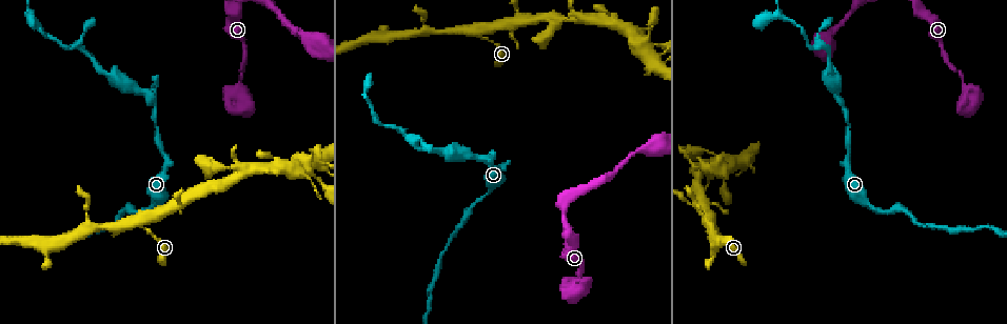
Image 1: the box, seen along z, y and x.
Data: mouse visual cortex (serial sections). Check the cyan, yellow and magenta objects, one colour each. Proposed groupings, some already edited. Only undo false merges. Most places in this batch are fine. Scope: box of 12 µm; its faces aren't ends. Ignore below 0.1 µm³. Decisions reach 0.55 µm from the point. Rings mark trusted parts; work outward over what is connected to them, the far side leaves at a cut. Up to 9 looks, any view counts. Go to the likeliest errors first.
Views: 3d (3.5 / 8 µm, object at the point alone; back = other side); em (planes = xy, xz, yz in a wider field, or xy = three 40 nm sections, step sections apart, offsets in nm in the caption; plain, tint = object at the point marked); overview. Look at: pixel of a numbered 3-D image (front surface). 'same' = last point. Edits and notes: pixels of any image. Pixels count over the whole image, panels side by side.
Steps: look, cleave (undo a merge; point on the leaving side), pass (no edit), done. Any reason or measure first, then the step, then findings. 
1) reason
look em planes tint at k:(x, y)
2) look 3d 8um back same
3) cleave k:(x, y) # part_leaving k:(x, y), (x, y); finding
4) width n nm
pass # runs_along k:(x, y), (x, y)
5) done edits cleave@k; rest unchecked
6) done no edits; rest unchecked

abrupt turn
look 3d 8um at 1:(962, 85)

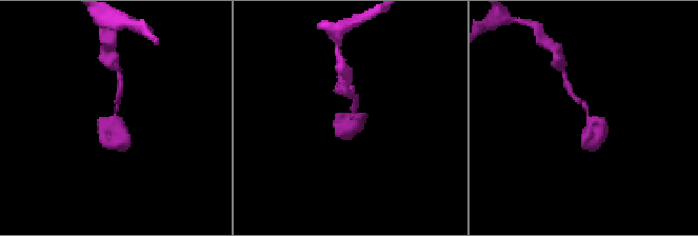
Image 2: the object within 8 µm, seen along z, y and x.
look em xy step 1 tint at 2:(586, 117)

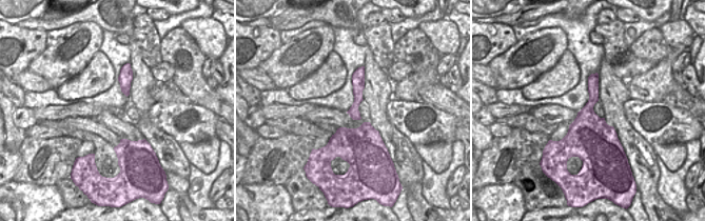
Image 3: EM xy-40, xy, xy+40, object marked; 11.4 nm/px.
pass # runs_along 2:(571, 93), (586, 106), (590, 142); all the same cell

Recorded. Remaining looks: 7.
a narrow waist
look 3d 8um at 1:(702, 203)

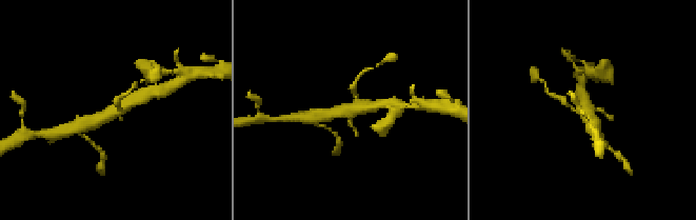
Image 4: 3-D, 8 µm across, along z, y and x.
need the tissue
look em xy step 2 tint at 4:(356, 106)

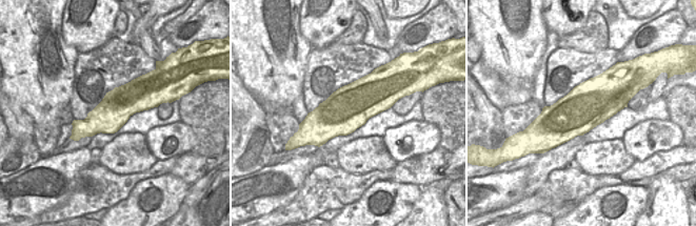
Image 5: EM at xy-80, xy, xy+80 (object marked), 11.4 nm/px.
pass # runs_along 5:(157, 101), (123, 101), (74, 131); one cell here

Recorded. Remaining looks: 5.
three-way junction
look 3d 3.5um at 1:(243, 172)

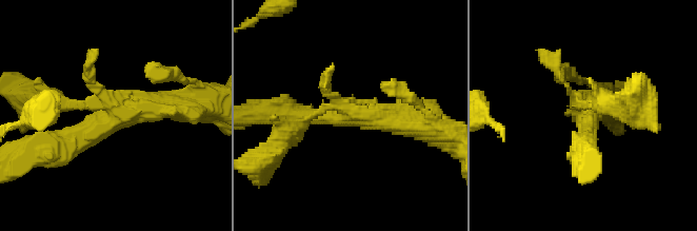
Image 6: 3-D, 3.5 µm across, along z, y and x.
pass # runs_along 6:(56, 147), (137, 108), (185, 104); continuous, no second cell

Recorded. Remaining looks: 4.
calibre changes
look 3d 3.5um at 1:(492, 190)

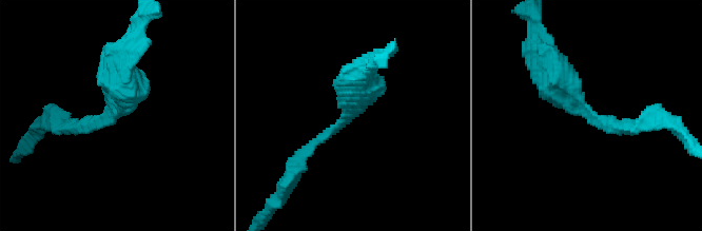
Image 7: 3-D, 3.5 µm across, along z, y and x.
arm_widths 150, 500 nm; need the tissue
look em xy step 3 tint at 7:(112, 115)

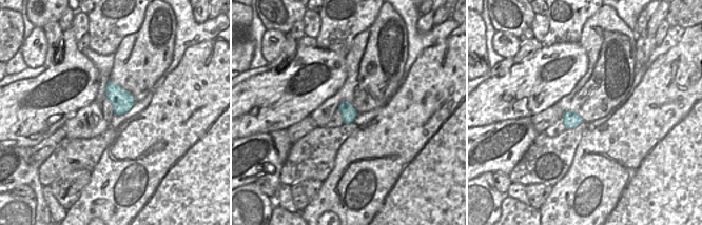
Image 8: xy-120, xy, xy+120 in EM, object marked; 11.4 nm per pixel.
pass # runs_along 7:(550, 60), (597, 122), (637, 126); one cell here

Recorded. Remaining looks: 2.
done no edits; rest unchecked

